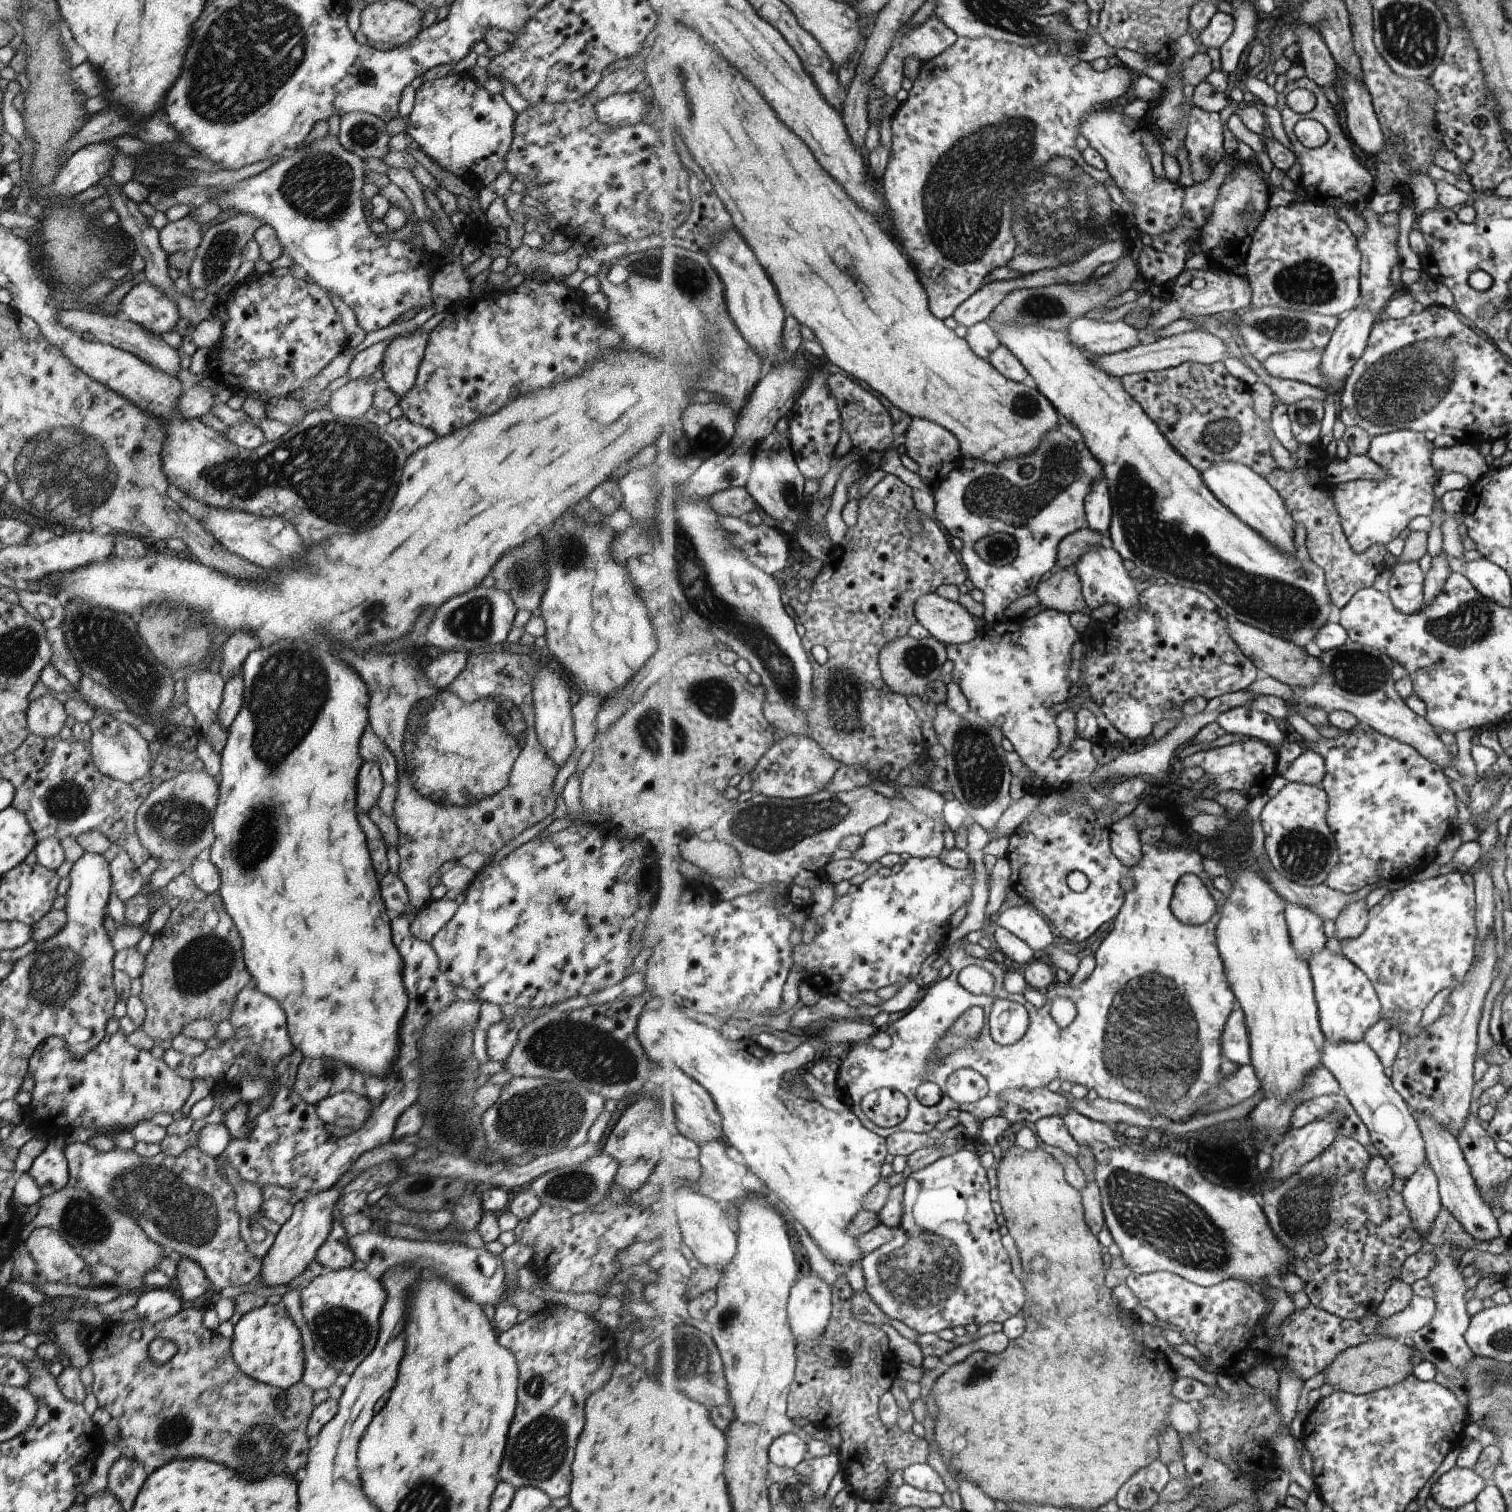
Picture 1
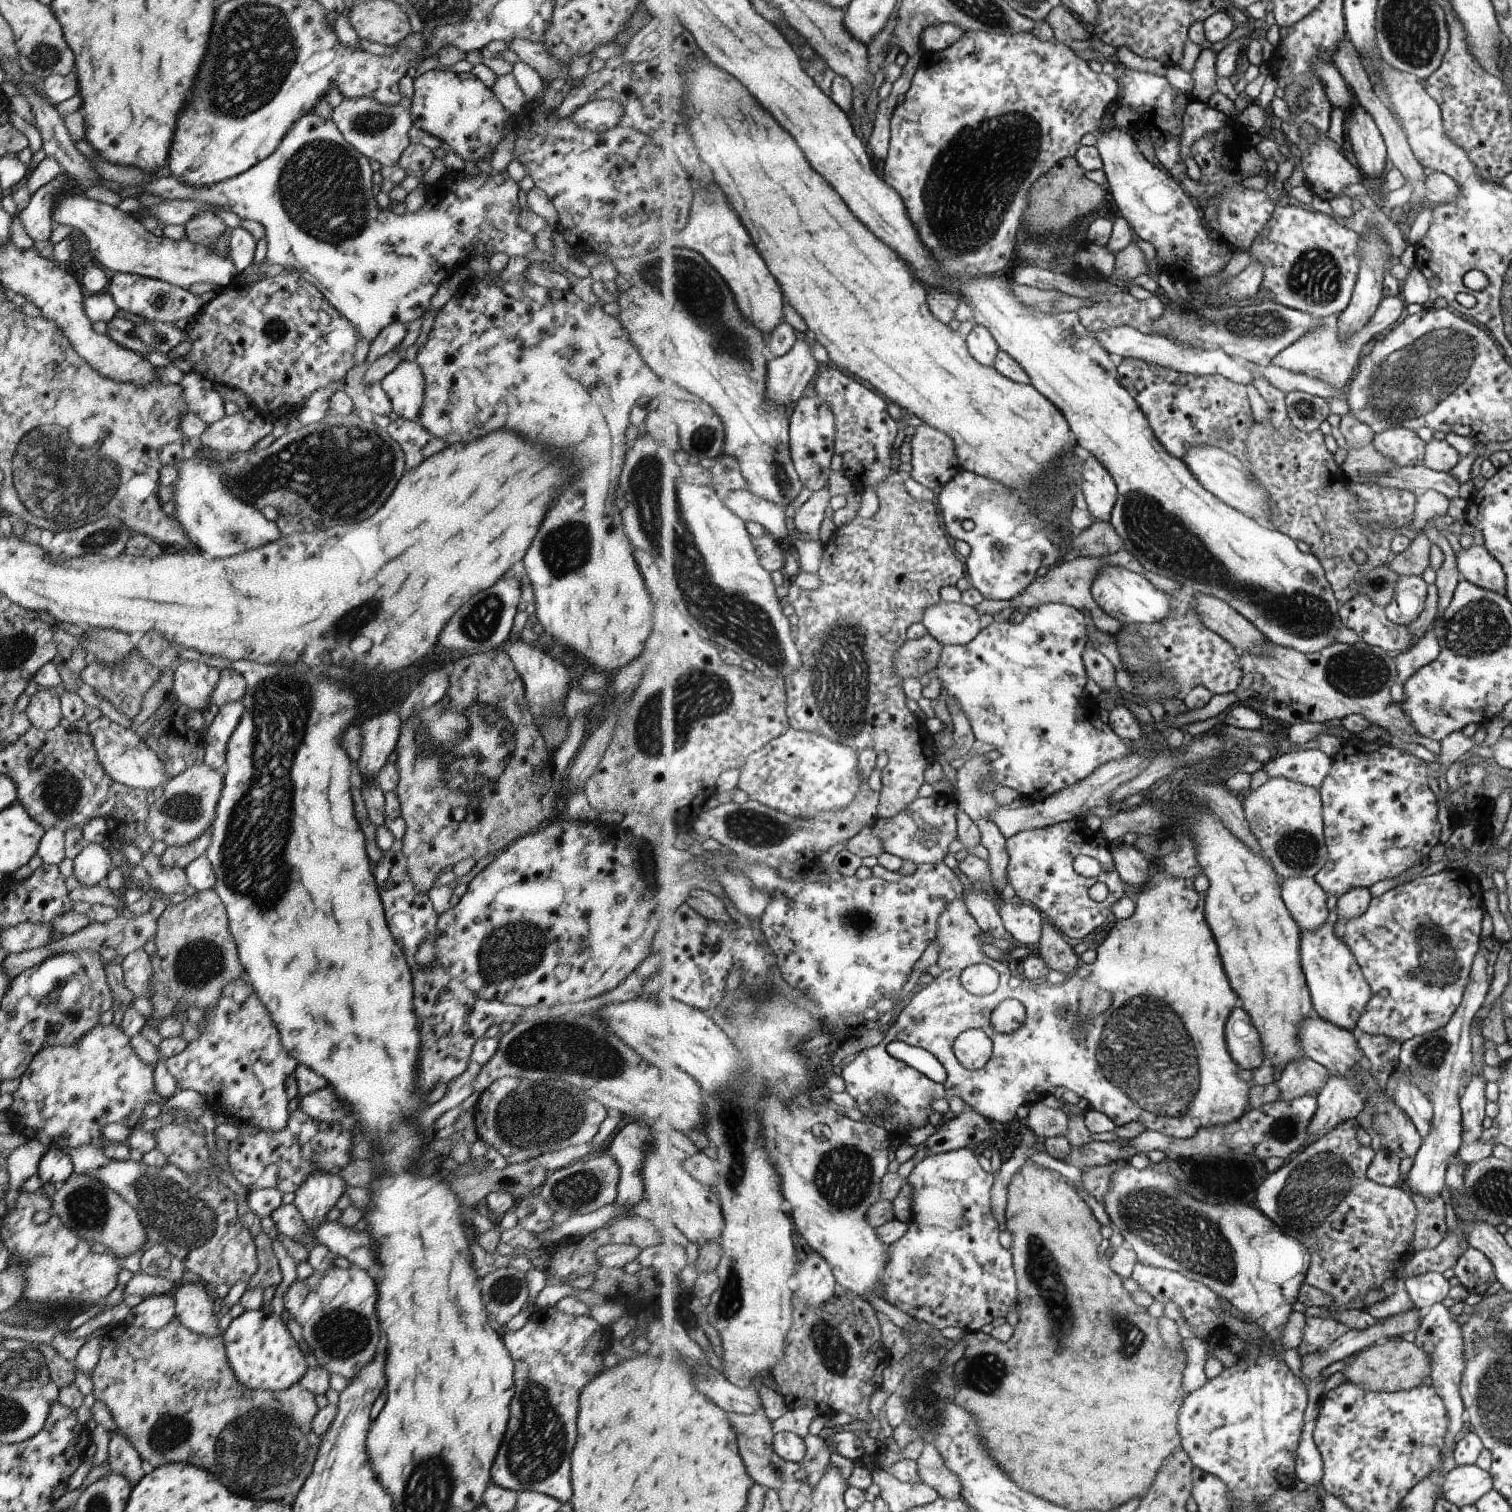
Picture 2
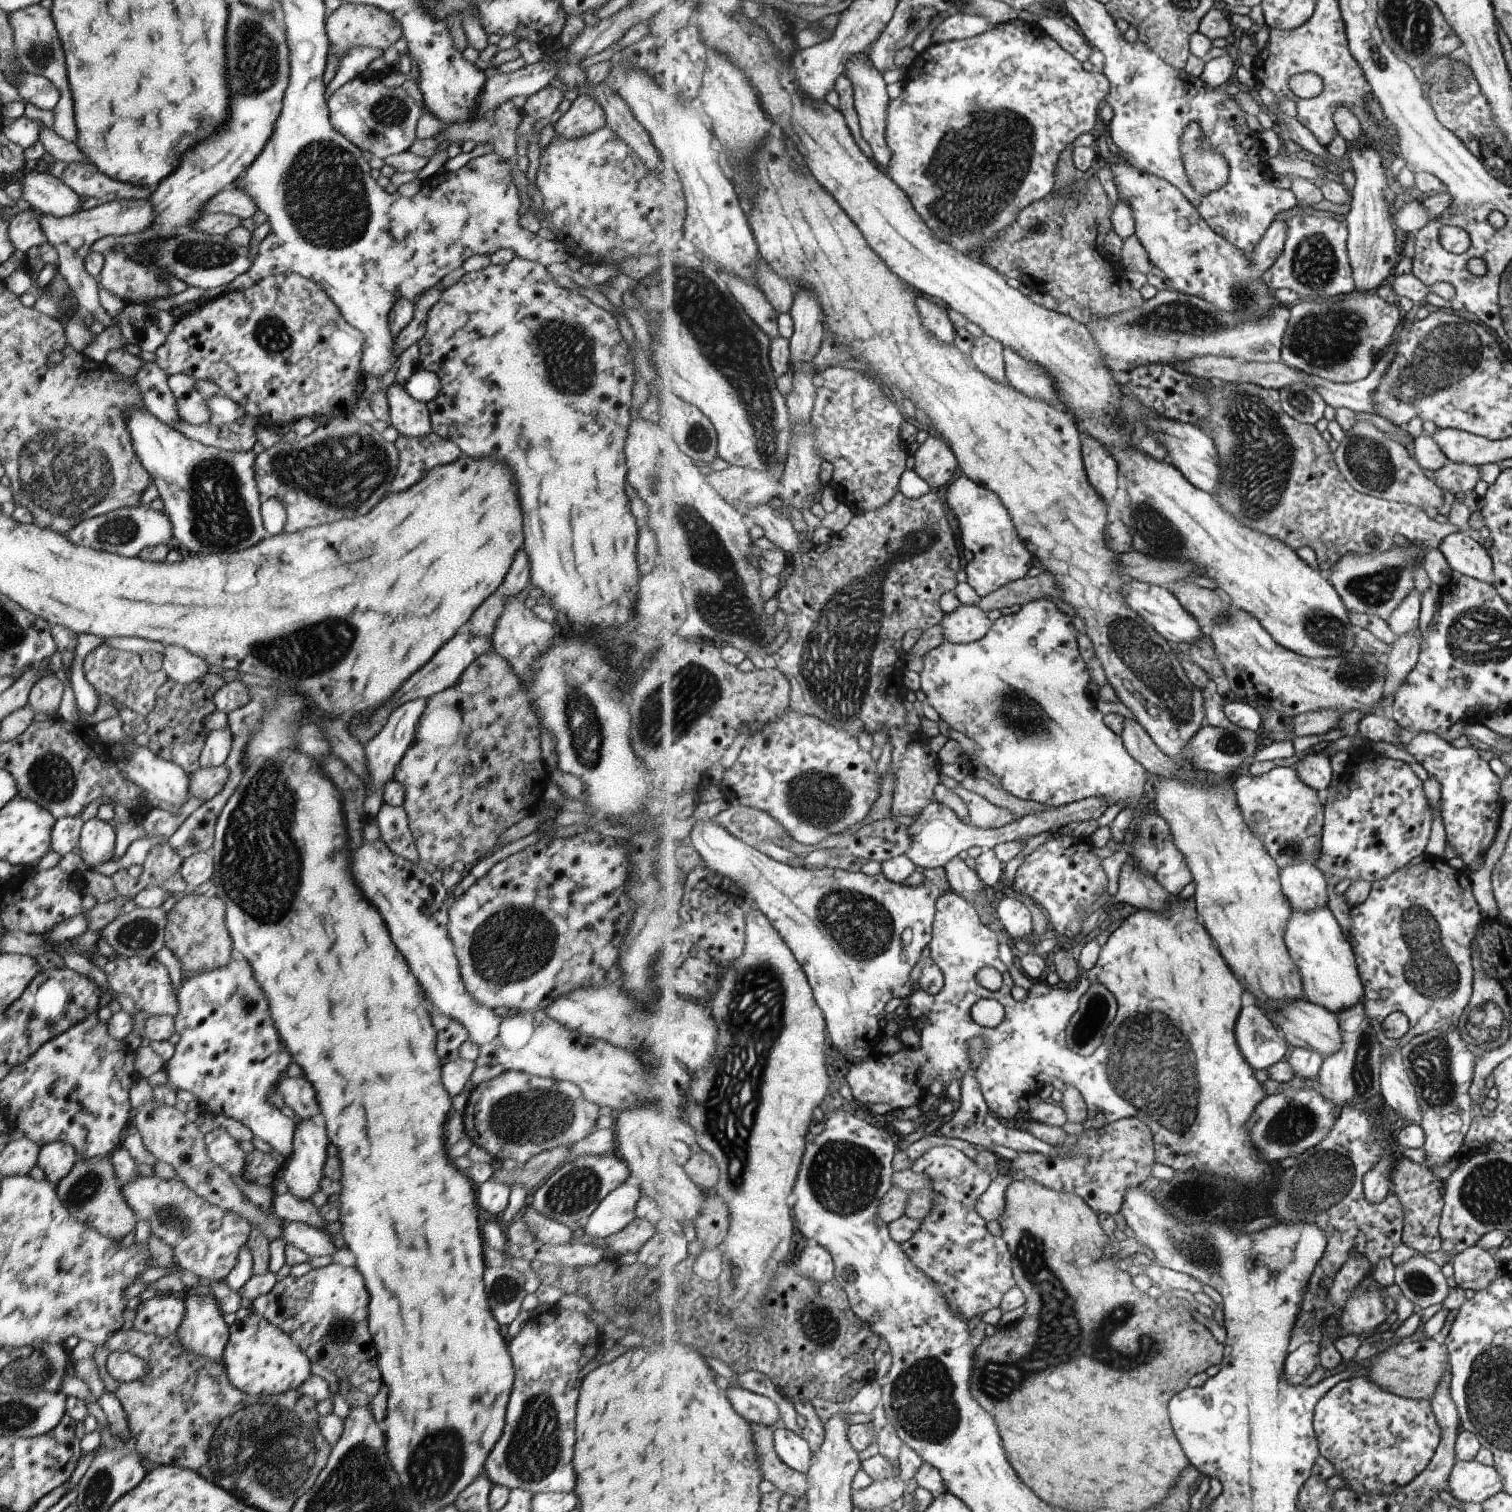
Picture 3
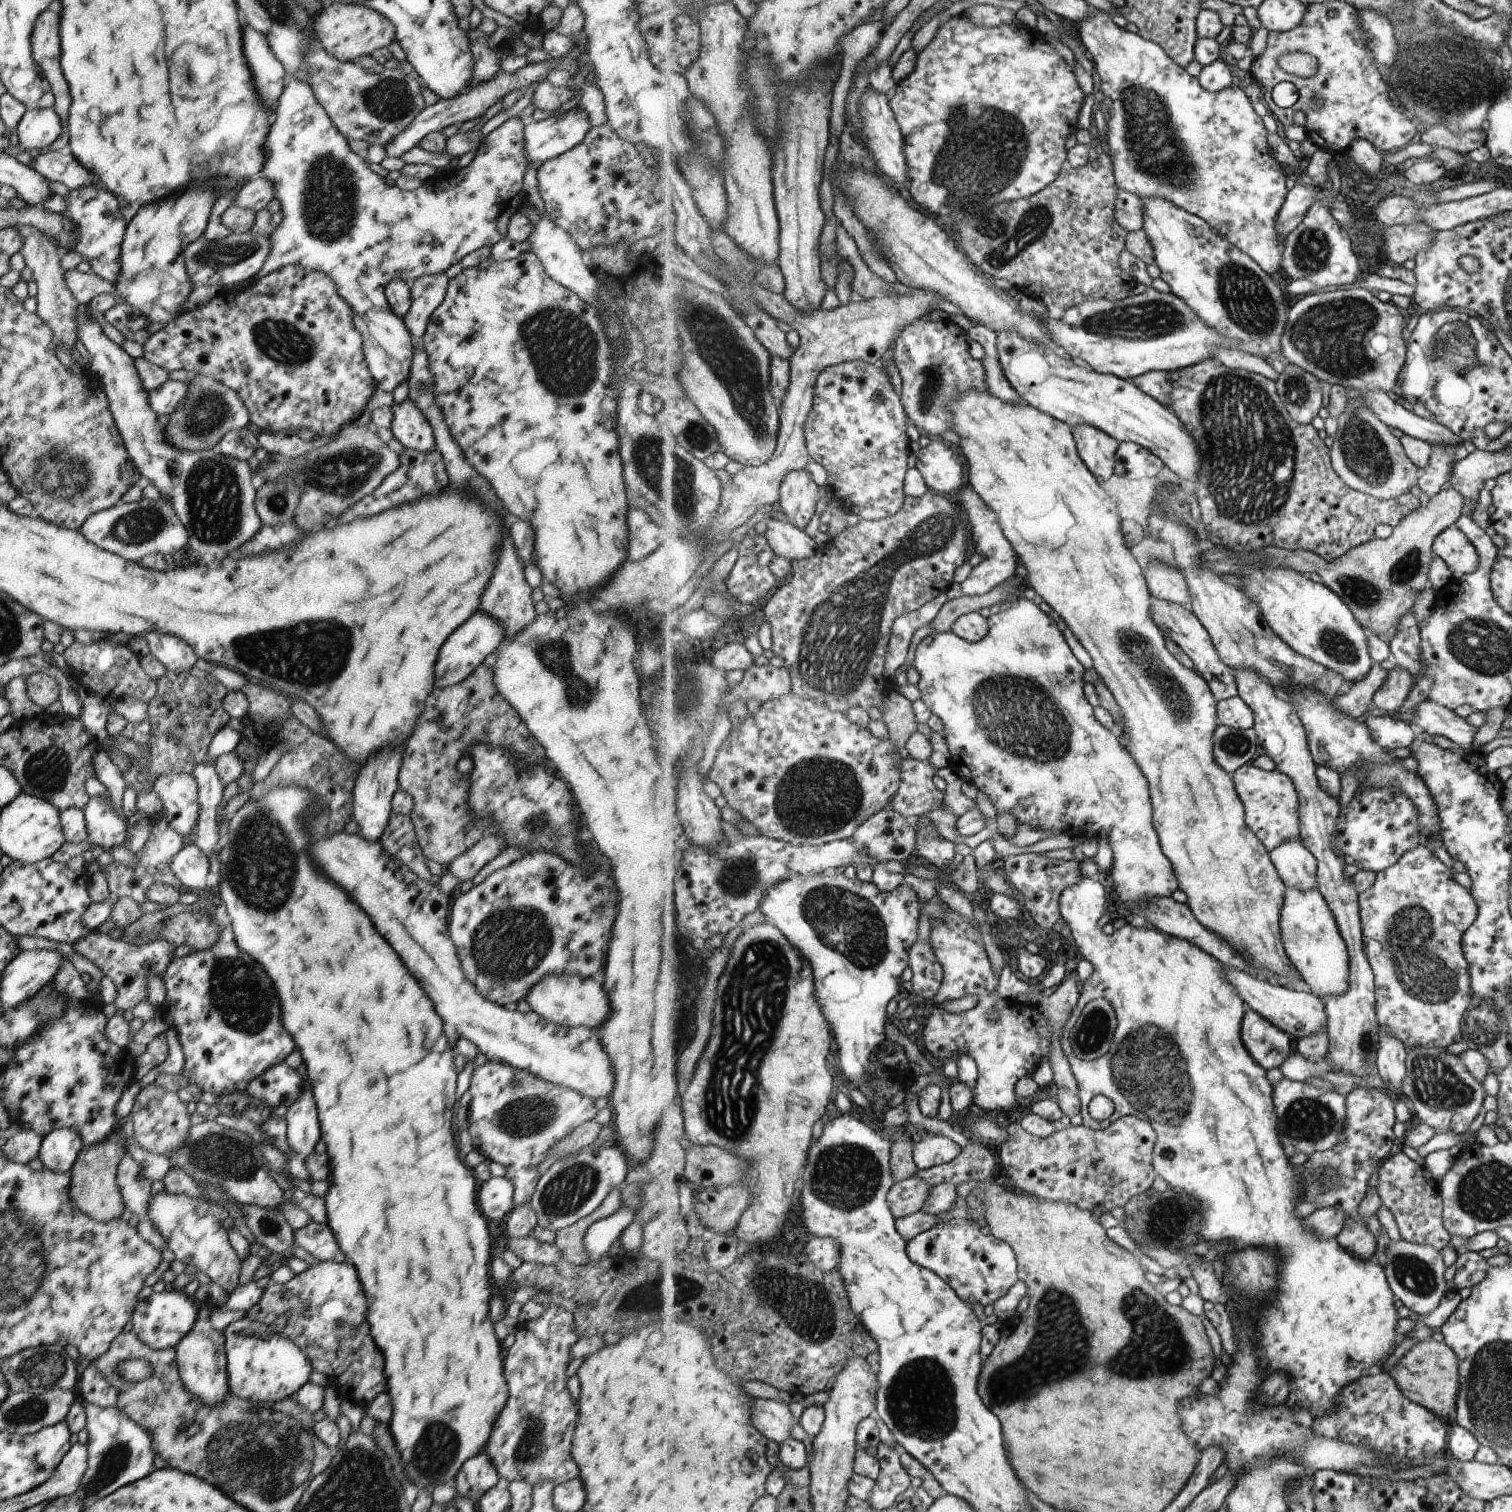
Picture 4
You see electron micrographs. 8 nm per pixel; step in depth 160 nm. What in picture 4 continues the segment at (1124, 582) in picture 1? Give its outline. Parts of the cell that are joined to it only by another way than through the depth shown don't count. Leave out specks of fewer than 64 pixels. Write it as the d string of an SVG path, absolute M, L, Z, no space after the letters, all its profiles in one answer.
M1153 598L1152 615L1165 636L1169 636L1195 662L1197 672L1209 682L1211 691L1218 702L1238 697L1238 682L1235 680L1233 670L1219 656L1210 632L1203 626L1193 610L1186 610L1179 603Z

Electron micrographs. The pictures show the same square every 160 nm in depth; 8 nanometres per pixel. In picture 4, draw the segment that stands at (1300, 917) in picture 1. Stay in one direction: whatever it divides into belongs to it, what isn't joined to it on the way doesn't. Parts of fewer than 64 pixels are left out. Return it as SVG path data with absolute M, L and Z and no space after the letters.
M1301 837L1283 842L1270 854L1286 885L1302 890L1318 888L1319 864Z

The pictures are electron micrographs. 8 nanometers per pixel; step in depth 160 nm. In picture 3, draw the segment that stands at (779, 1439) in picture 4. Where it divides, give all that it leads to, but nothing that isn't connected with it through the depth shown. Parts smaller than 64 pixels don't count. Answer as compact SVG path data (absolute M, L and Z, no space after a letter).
M738 1385L726 1387L726 1393L735 1410L751 1423L775 1426L781 1420L779 1406L767 1396L750 1392Z

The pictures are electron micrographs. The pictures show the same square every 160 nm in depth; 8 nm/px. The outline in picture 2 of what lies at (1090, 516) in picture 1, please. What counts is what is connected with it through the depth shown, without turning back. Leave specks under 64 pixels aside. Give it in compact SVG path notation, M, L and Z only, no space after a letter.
M1093 454L1084 464L1084 484L1082 486L1082 505L1092 516L1101 521L1111 520L1113 506L1117 502L1117 486L1114 476Z

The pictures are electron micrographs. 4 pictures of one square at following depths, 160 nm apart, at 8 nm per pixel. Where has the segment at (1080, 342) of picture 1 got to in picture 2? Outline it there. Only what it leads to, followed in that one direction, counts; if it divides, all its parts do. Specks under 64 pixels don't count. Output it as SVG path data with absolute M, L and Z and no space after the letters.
M1115 325L1108 329L1091 332L1102 344L1102 347L1111 354L1119 354L1124 358L1135 358L1147 361L1149 364L1164 366L1178 370L1179 372L1194 375L1218 375L1222 374L1229 380L1249 386L1257 378L1243 366L1238 358L1231 360L1229 353L1224 349L1203 350L1197 348L1183 349L1179 344L1164 335L1149 335L1129 325Z

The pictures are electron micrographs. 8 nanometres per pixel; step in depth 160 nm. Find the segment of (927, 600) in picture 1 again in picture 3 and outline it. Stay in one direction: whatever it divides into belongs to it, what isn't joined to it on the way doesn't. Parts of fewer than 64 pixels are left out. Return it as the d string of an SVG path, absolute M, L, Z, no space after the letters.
M961 605L957 610L946 613L940 632L951 643L974 643L993 626L994 622L979 605Z

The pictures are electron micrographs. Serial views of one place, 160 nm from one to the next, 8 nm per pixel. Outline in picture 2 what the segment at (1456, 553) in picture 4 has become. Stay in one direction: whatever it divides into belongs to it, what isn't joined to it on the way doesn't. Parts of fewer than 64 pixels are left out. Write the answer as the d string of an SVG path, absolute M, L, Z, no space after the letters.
M1484 544L1461 549L1457 558L1463 578L1487 590L1507 594L1505 569Z

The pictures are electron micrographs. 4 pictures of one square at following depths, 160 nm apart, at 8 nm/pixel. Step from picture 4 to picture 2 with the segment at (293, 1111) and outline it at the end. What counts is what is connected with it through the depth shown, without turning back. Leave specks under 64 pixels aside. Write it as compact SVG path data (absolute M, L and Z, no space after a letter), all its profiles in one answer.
M313 1171L295 1190L292 1203L299 1211L306 1228L314 1236L316 1228L343 1194L346 1184L339 1175Z

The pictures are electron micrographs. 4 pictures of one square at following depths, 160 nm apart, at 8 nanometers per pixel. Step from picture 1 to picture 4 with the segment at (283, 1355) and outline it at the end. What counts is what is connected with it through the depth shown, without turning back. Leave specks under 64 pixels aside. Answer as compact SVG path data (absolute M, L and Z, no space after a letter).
M243 1317L222 1331L226 1359L228 1393L256 1406L279 1402L293 1395L309 1381L309 1360L295 1344L267 1326Z

